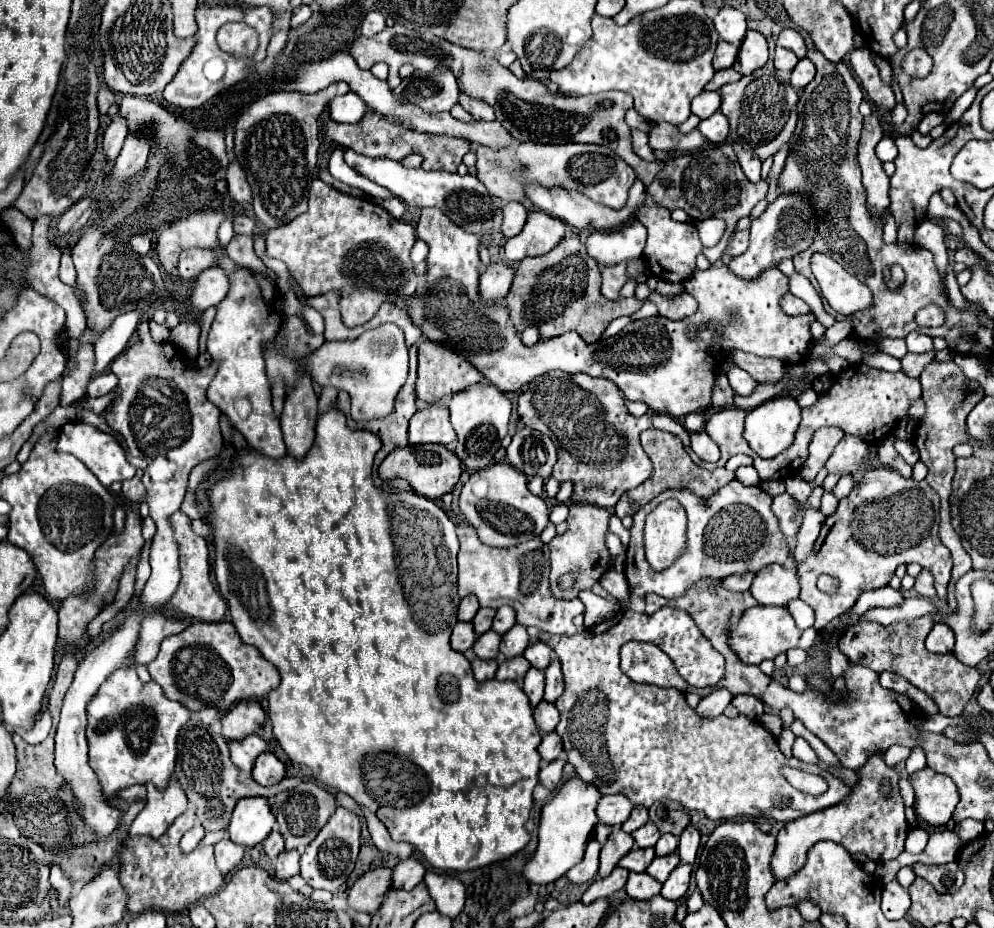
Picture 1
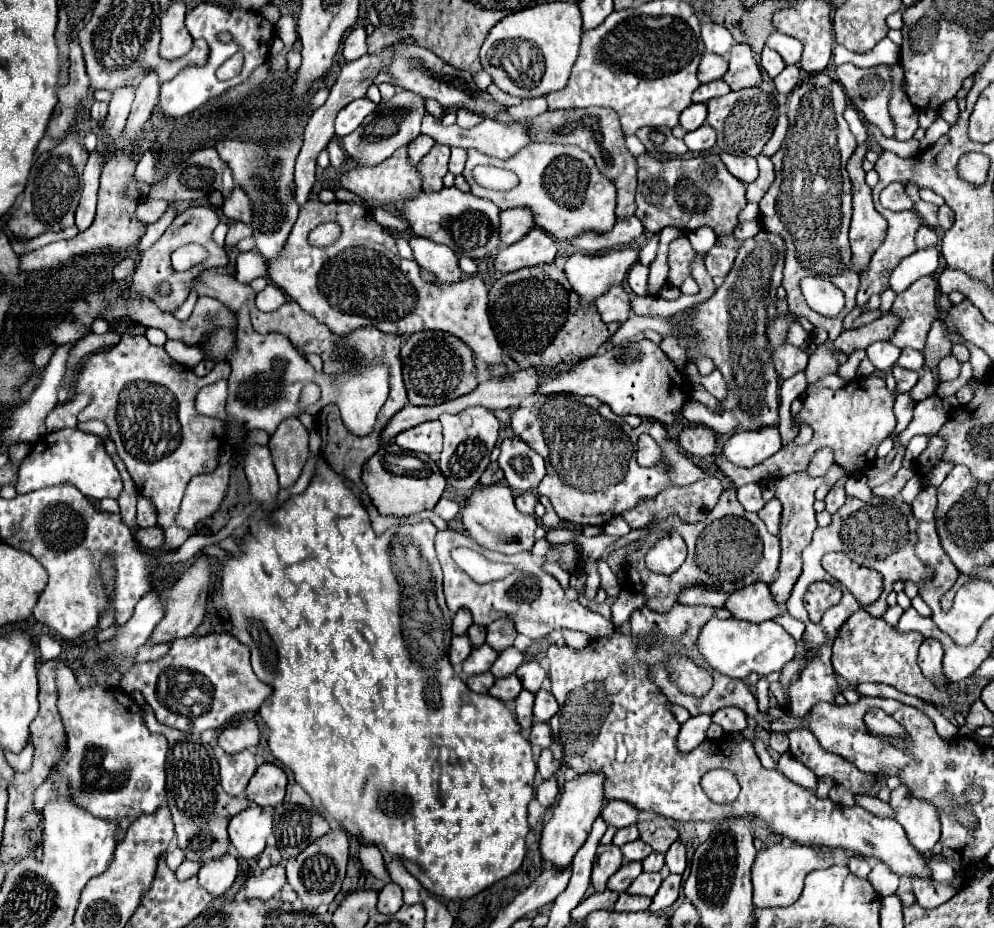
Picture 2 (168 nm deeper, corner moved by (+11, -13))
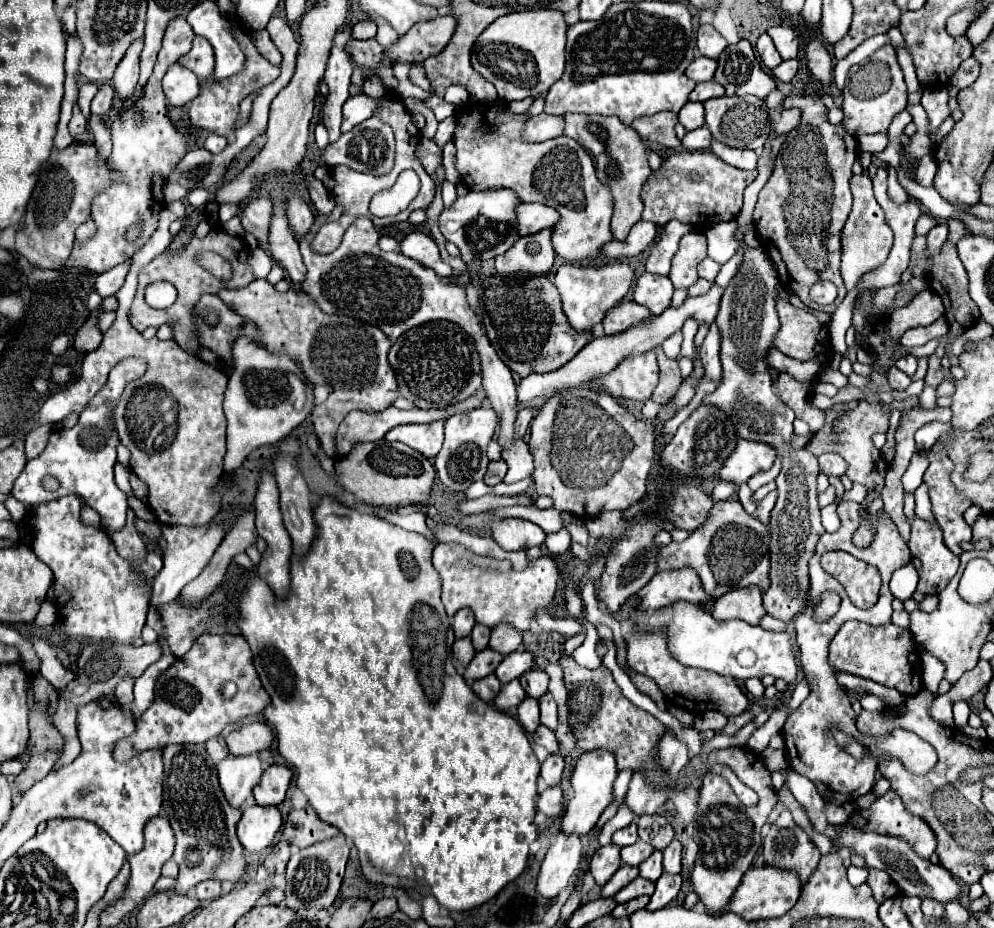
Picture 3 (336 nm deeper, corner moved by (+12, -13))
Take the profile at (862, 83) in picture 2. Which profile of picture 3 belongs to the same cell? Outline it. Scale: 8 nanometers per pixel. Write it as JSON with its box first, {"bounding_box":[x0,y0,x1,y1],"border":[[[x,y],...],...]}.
{"bounding_box":[843,45,907,135],"border":[[[885,45],[875,51],[867,63],[849,69],[847,83],[843,87],[843,125],[851,135],[863,133],[887,133],[893,117],[907,107],[907,87],[903,81],[903,71],[897,63],[897,53],[893,45]]]}

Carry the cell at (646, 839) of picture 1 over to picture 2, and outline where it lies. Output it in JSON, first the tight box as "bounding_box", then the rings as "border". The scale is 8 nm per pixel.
{"bounding_box":[620,839,652,861],"border":[[[636,839],[620,849],[622,849],[622,855],[626,861],[642,861],[642,859],[646,859],[648,853],[652,853],[652,847],[648,847],[648,843],[644,843],[642,839]]]}

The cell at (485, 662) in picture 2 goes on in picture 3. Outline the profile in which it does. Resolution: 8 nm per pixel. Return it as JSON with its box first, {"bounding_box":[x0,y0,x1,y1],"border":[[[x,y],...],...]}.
{"bounding_box":[463,647,503,681],"border":[[[487,647],[483,651],[477,651],[475,657],[471,659],[471,663],[465,667],[463,677],[467,681],[475,681],[475,679],[487,677],[487,675],[491,675],[495,671],[495,667],[501,663],[501,659],[503,659],[503,655],[499,655],[491,647]]]}

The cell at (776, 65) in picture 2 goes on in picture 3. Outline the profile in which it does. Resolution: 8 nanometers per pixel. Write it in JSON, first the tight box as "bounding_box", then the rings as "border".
{"bounding_box":[757,33,783,69],"border":[[[763,33],[763,35],[759,37],[759,41],[757,41],[757,51],[759,51],[761,61],[763,61],[765,67],[769,67],[769,69],[775,69],[775,67],[783,61],[781,55],[777,53],[777,49],[775,49],[771,37],[769,37],[767,33]]]}

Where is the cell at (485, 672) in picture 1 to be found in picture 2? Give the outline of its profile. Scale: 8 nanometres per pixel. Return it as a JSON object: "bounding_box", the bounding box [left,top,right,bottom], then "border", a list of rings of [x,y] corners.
{"bounding_box":[468,673,496,693],"border":[[[480,673],[480,675],[472,675],[468,677],[468,687],[476,693],[488,693],[488,689],[492,687],[492,683],[496,681],[496,677],[492,673]]]}

